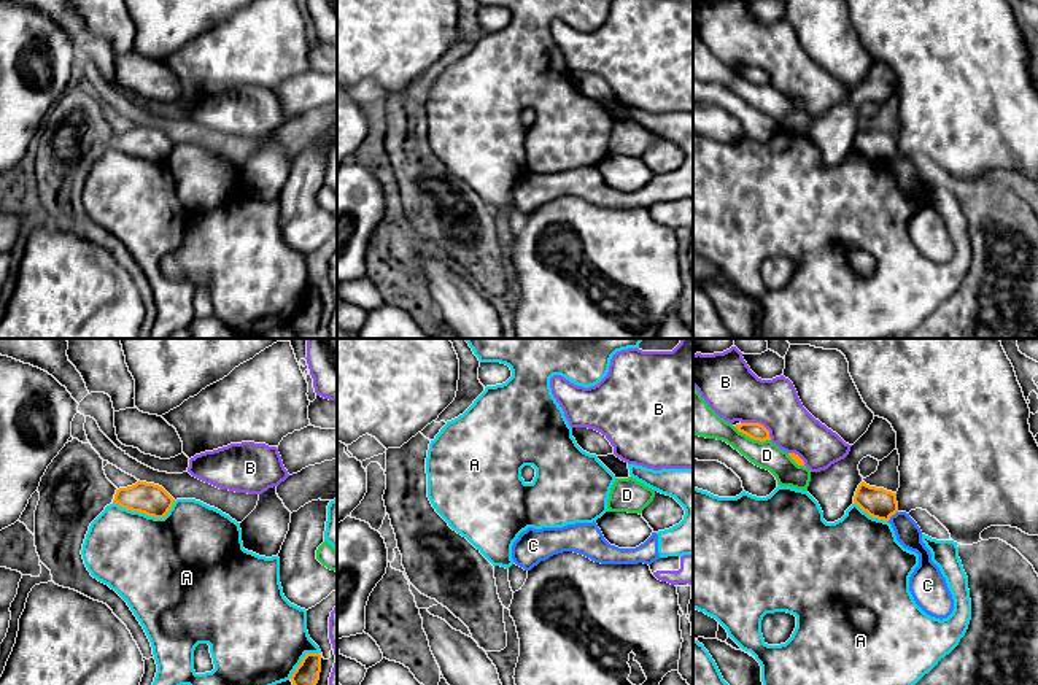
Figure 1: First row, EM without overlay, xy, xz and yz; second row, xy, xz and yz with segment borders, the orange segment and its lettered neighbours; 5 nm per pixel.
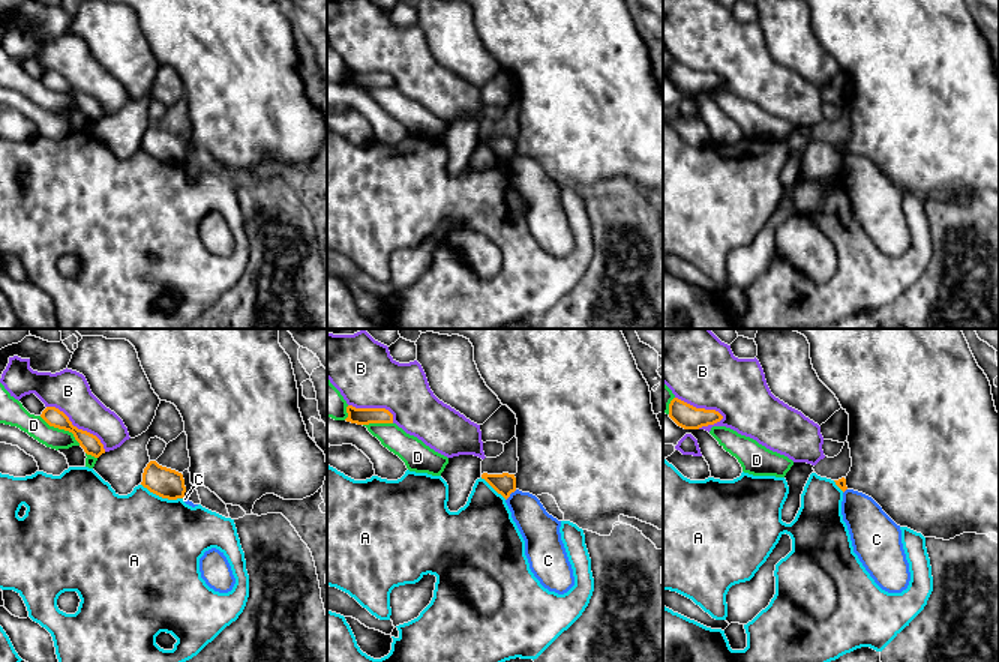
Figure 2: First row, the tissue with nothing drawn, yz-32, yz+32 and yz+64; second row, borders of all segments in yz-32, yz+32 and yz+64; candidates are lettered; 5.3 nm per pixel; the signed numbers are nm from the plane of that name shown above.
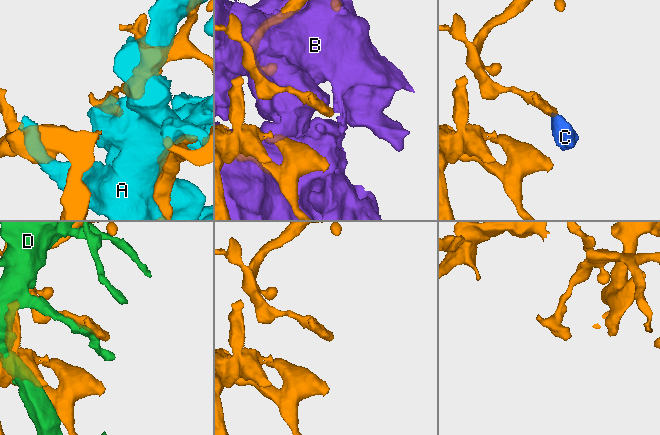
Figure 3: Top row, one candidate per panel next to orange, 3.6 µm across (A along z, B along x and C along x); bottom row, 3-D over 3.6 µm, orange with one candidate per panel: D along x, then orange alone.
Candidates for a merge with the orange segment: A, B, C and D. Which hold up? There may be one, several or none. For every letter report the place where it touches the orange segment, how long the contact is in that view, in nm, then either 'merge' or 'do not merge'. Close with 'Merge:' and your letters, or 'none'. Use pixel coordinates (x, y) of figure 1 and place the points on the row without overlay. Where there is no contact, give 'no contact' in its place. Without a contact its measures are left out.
A: contact xy (145, 158); length 320 nm; do not merge
B: contact yz (759, 67); length 180 nm; do not merge
C: contact yz (892, 158); length 80 nm; do not merge
D: contact yz (752, 81); length 200 nm; do not merge
Merge: none

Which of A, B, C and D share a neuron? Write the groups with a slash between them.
A / B / C / D

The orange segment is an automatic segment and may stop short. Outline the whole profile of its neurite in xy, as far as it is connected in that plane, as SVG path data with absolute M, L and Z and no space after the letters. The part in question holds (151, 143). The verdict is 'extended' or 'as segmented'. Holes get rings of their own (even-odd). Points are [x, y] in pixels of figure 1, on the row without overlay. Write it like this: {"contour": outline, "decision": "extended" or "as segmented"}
{"contour": "M140 124L132 130L116 134L113 143L122 153L154 162L164 162L172 153L173 145L162 130Z", "decision": "as segmented"}

